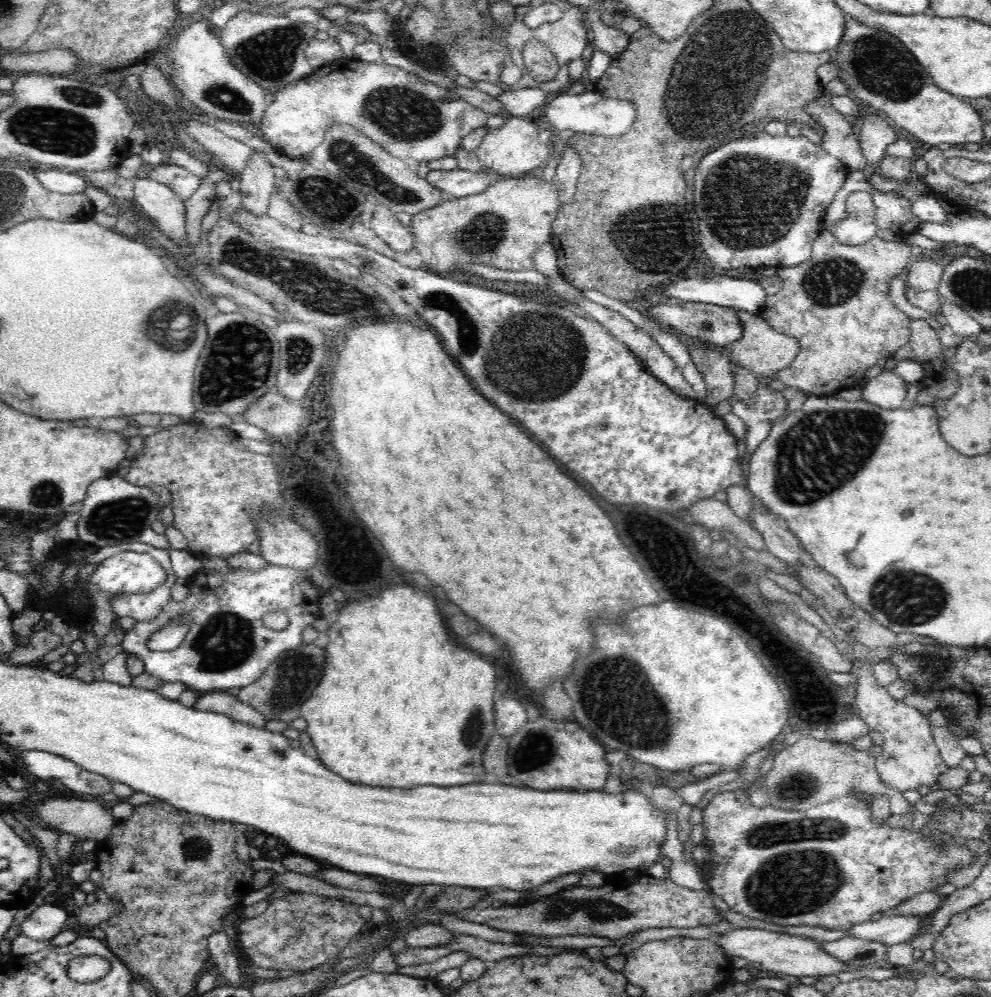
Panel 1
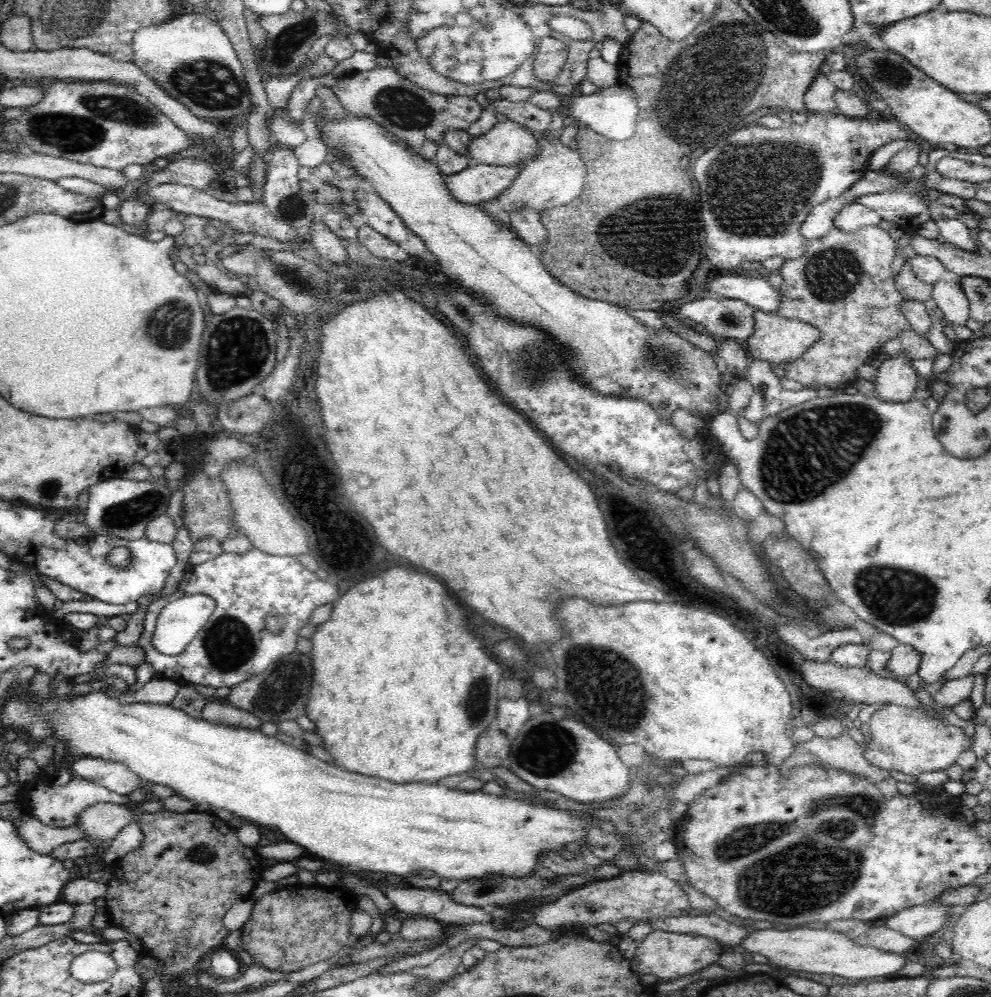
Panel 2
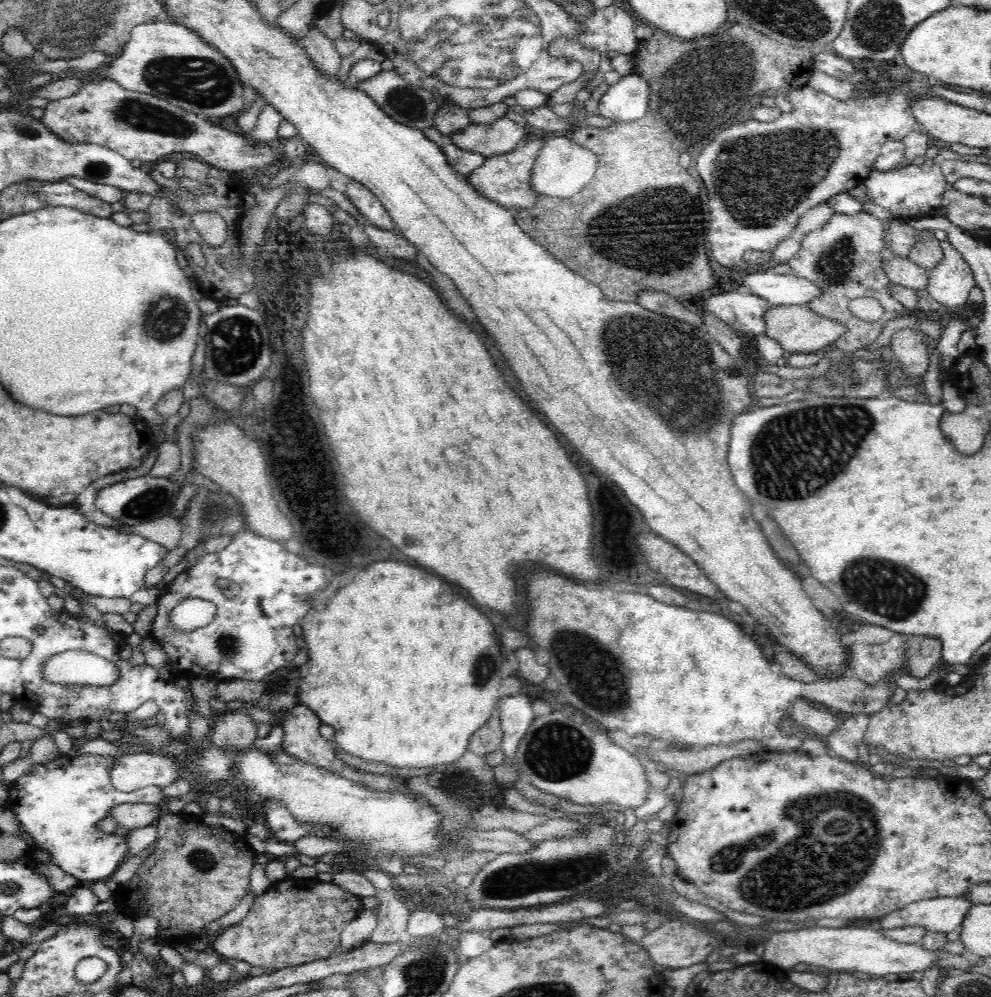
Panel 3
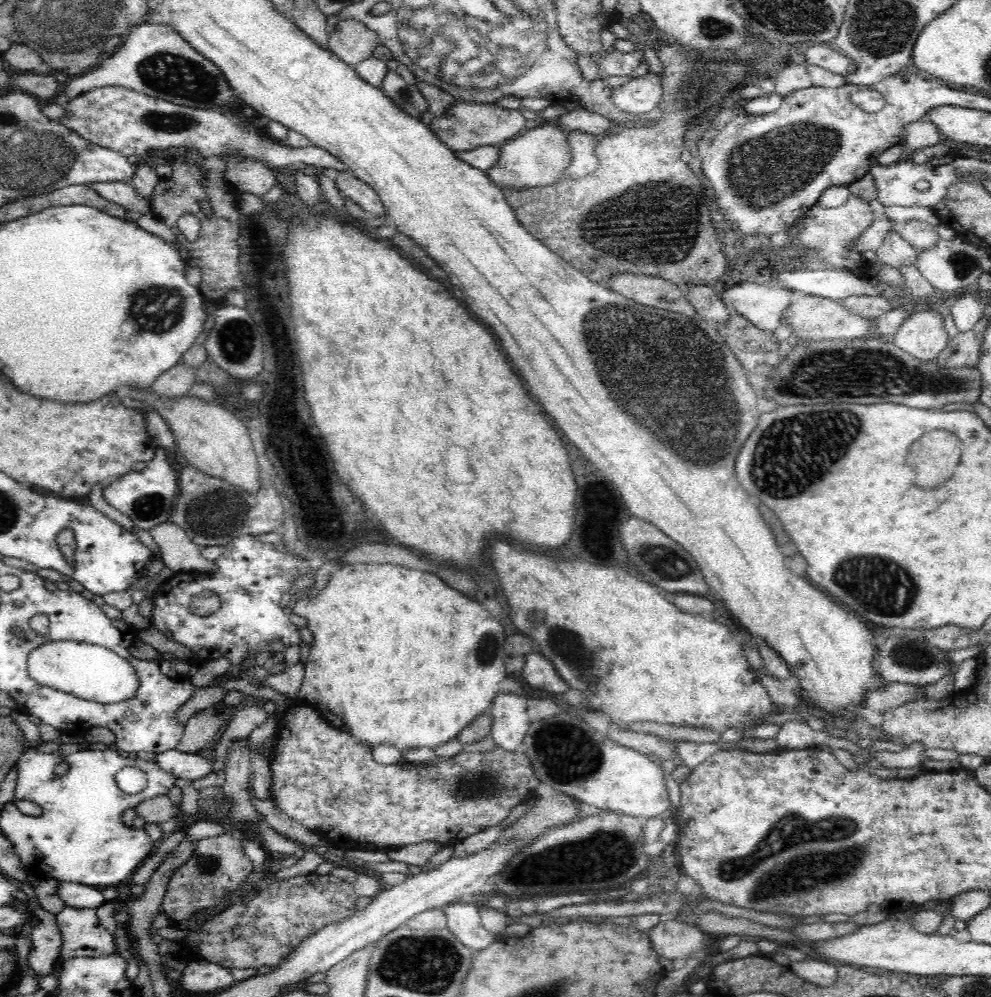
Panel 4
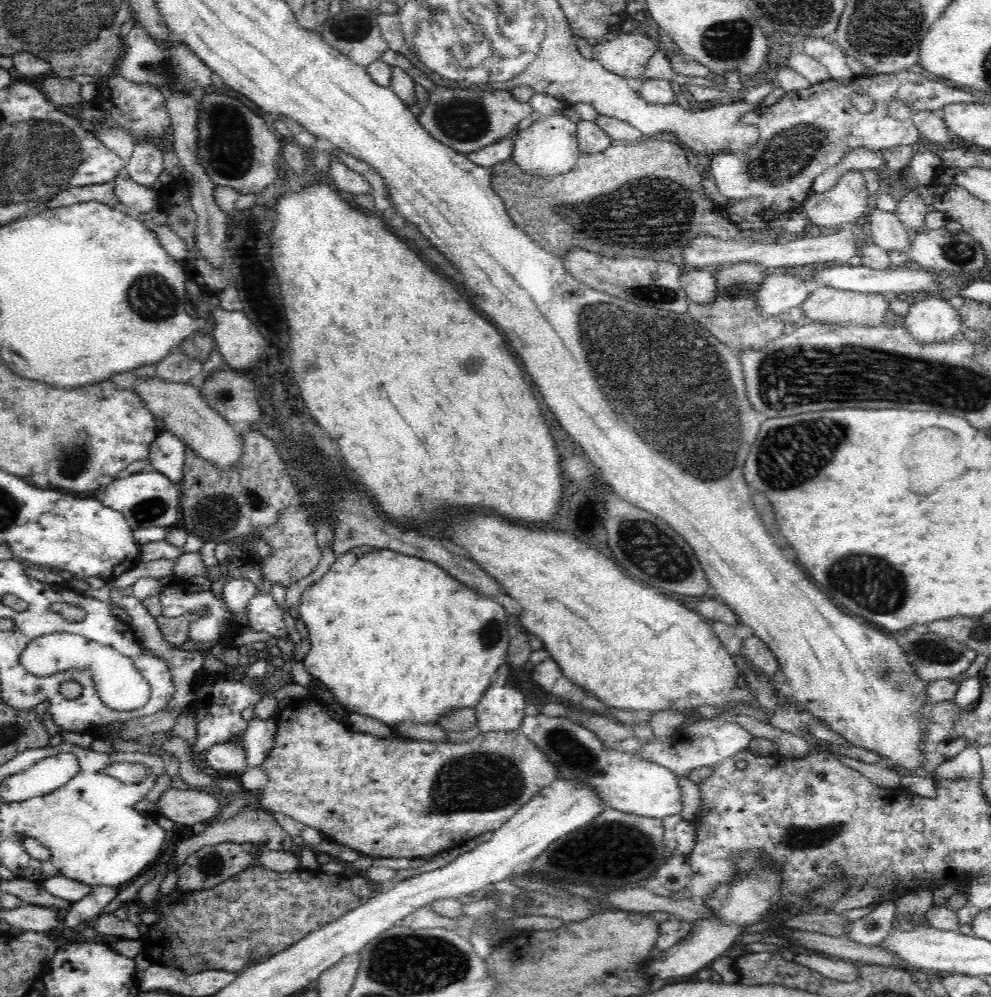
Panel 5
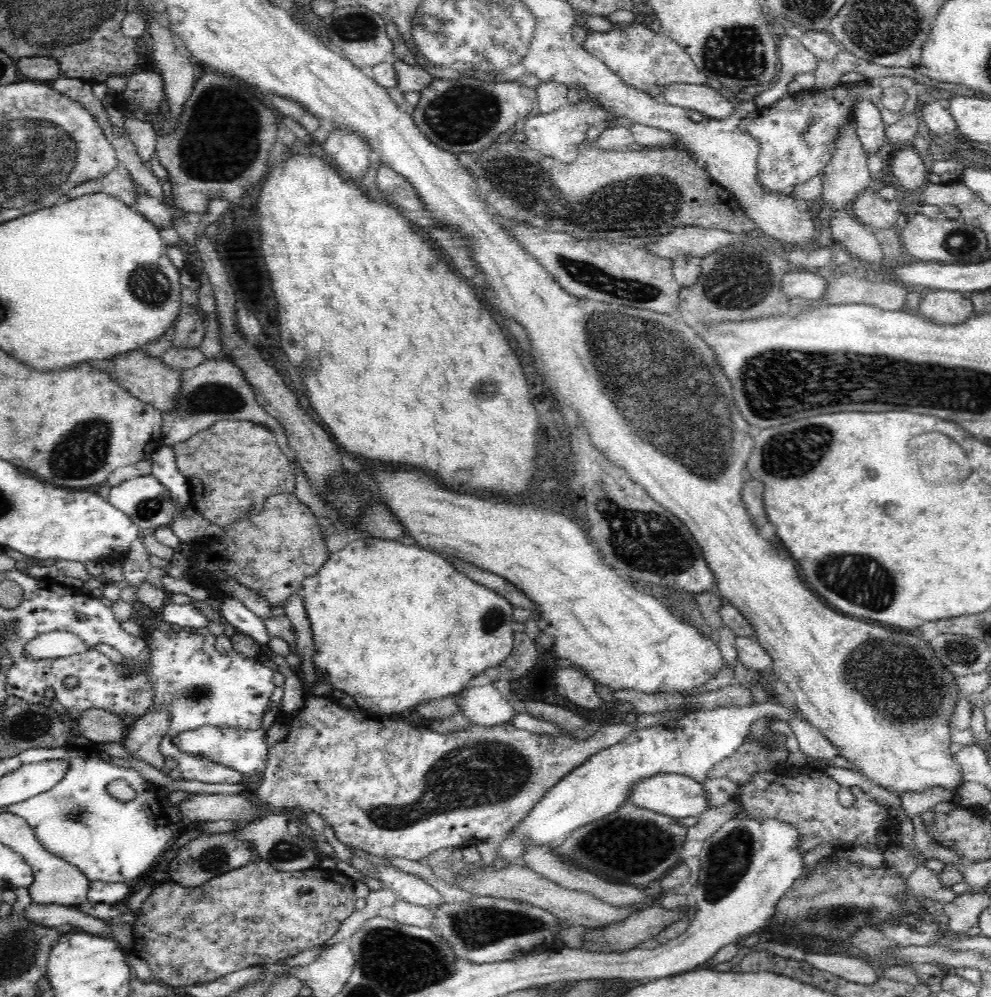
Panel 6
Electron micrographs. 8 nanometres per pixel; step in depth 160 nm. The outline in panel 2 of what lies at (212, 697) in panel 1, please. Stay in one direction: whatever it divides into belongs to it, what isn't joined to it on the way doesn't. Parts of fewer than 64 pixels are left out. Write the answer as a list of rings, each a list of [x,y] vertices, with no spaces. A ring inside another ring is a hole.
[[[208,702],[202,708],[202,716],[212,722],[221,722],[230,726],[260,729],[262,720],[247,710],[238,708],[230,702]]]

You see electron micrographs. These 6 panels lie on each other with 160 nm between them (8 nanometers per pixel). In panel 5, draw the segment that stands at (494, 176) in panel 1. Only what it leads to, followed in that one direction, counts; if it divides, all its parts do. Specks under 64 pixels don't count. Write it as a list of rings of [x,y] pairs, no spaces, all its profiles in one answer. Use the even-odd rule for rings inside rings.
[[[559,113],[539,118],[538,121],[533,122],[530,128],[517,131],[512,136],[514,140],[512,161],[528,175],[538,178],[553,177],[570,172],[581,155],[578,150],[575,124],[568,119],[568,116]]]

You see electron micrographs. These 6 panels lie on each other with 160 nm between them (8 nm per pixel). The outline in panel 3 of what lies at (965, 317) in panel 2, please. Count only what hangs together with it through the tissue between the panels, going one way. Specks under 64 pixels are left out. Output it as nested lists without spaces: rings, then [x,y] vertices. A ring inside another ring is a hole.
[[[946,239],[940,241],[944,258],[931,270],[927,291],[946,312],[955,316],[957,310],[969,300],[969,294],[975,284],[971,266]]]

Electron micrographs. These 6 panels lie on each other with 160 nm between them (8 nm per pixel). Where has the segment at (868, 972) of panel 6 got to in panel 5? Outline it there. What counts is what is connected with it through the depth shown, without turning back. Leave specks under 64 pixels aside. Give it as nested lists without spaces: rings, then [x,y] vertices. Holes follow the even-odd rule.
[[[798,954],[798,956],[796,956],[796,962],[832,980],[852,981],[858,978],[858,973],[856,973],[858,969],[856,969],[854,962],[840,958],[824,958],[820,956]]]

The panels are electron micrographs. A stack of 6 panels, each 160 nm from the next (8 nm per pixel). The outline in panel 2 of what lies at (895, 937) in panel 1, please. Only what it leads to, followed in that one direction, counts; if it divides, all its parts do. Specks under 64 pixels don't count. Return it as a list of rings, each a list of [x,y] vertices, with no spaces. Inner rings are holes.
[[[936,903],[913,906],[901,910],[894,916],[887,917],[885,925],[920,942],[934,932],[938,932],[946,924],[946,914],[951,907],[955,909],[956,906],[944,906]]]

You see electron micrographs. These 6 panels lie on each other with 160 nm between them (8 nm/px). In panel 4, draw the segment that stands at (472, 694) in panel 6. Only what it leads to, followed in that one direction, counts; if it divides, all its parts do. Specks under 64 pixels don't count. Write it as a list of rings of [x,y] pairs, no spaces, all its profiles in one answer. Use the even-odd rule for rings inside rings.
[[[498,693],[491,704],[493,716],[491,735],[498,747],[506,752],[522,749],[532,720],[528,715],[526,698],[514,693]]]

